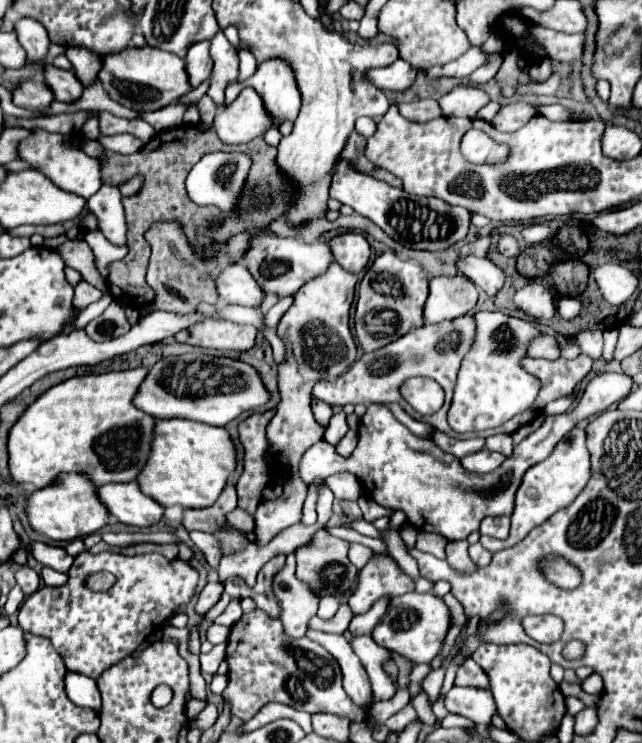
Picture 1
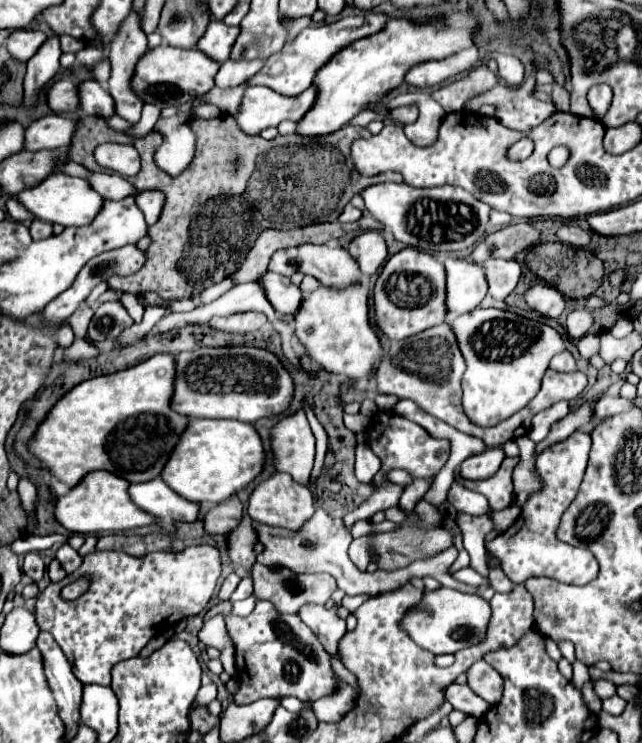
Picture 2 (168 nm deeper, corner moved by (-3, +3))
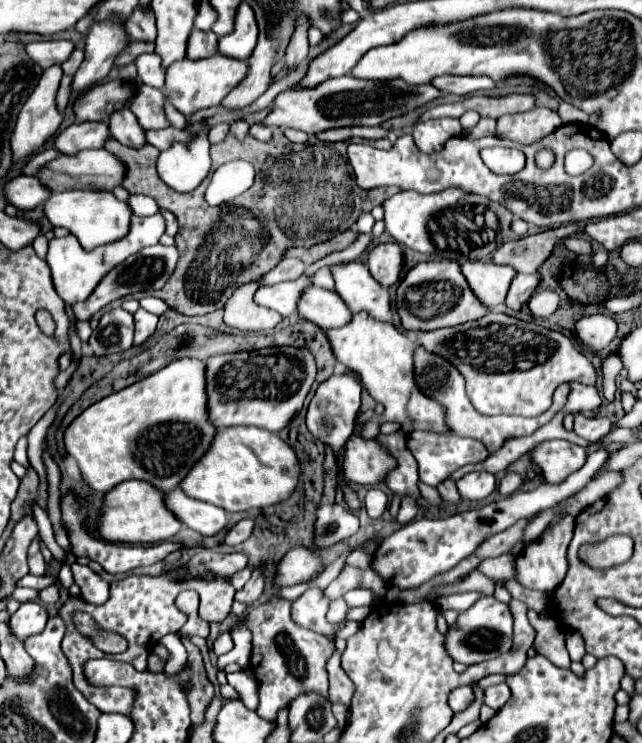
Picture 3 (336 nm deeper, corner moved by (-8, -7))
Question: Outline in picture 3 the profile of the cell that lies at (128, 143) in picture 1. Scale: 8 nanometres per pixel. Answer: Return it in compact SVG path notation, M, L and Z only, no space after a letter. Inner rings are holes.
M166 100L164 105L165 114L168 114L168 120L172 122L172 126L174 128L184 128L186 126L186 122L184 122L184 116L174 108L174 106Z

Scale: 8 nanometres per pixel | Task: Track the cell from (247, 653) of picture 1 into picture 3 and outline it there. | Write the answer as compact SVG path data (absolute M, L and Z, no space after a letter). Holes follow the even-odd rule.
M272 594L264 604L254 606L244 624L252 632L252 670L260 684L260 706L258 716L276 720L278 710L286 708L292 698L308 690L322 690L328 698L328 672L326 660L332 654L332 642L312 630L306 630L290 618L290 600Z

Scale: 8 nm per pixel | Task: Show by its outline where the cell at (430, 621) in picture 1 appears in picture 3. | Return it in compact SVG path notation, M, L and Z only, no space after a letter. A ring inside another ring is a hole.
M494 596L482 598L468 612L462 612L458 616L458 624L448 630L446 650L452 656L452 660L462 662L466 666L496 658L512 648L512 634L514 634L512 624L514 624L514 618L508 604L496 600Z

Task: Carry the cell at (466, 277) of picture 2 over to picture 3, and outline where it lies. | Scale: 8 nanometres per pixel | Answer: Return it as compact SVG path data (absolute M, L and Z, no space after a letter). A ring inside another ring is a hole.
M466 260L462 264L462 274L466 276L474 294L488 308L494 308L506 300L506 292L516 276L516 270L512 266Z

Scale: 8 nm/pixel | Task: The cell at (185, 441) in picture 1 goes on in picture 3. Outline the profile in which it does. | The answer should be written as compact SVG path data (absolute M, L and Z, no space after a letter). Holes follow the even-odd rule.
M256 426L218 428L210 452L194 464L182 480L182 490L196 500L210 502L226 512L262 510L288 500L298 486L300 462L296 452L274 432Z

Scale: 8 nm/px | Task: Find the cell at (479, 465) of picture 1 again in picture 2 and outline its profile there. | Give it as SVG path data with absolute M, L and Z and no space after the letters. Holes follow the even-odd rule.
M487 448L485 452L467 458L467 462L463 462L459 466L459 474L467 480L489 478L499 470L503 458L505 458L505 454L501 448Z

